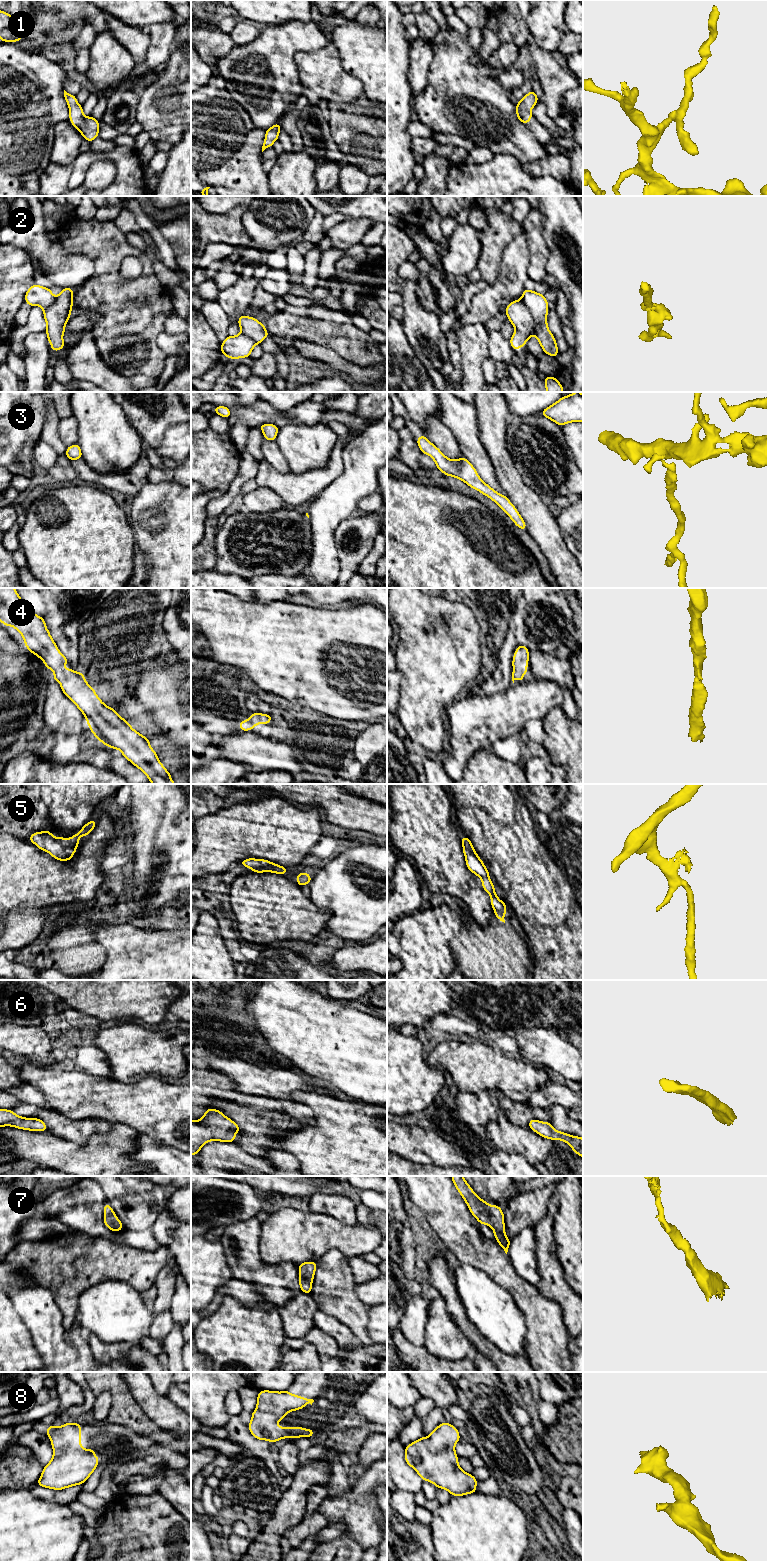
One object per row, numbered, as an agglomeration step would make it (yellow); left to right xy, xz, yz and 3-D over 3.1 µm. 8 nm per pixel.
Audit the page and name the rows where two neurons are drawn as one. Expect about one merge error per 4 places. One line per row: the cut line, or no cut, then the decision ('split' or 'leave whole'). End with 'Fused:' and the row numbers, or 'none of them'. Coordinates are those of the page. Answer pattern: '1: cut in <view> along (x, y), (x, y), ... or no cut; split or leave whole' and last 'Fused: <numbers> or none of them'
1: no cut; leave whole
2: cut in yz along (521, 298), (532, 317), (534, 333); split
3: no cut; leave whole
4: no cut; leave whole
5: no cut; leave whole
6: no cut; leave whole
7: no cut; leave whole
8: no cut; leave whole
Fused: 2

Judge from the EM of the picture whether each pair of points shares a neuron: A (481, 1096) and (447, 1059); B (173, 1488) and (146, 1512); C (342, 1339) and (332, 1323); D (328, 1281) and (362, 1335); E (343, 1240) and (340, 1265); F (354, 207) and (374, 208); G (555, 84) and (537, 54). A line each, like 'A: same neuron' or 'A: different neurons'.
A: different neurons
B: different neurons
C: same neuron
D: same neuron
E: different neurons
F: same neuron
G: same neuron

